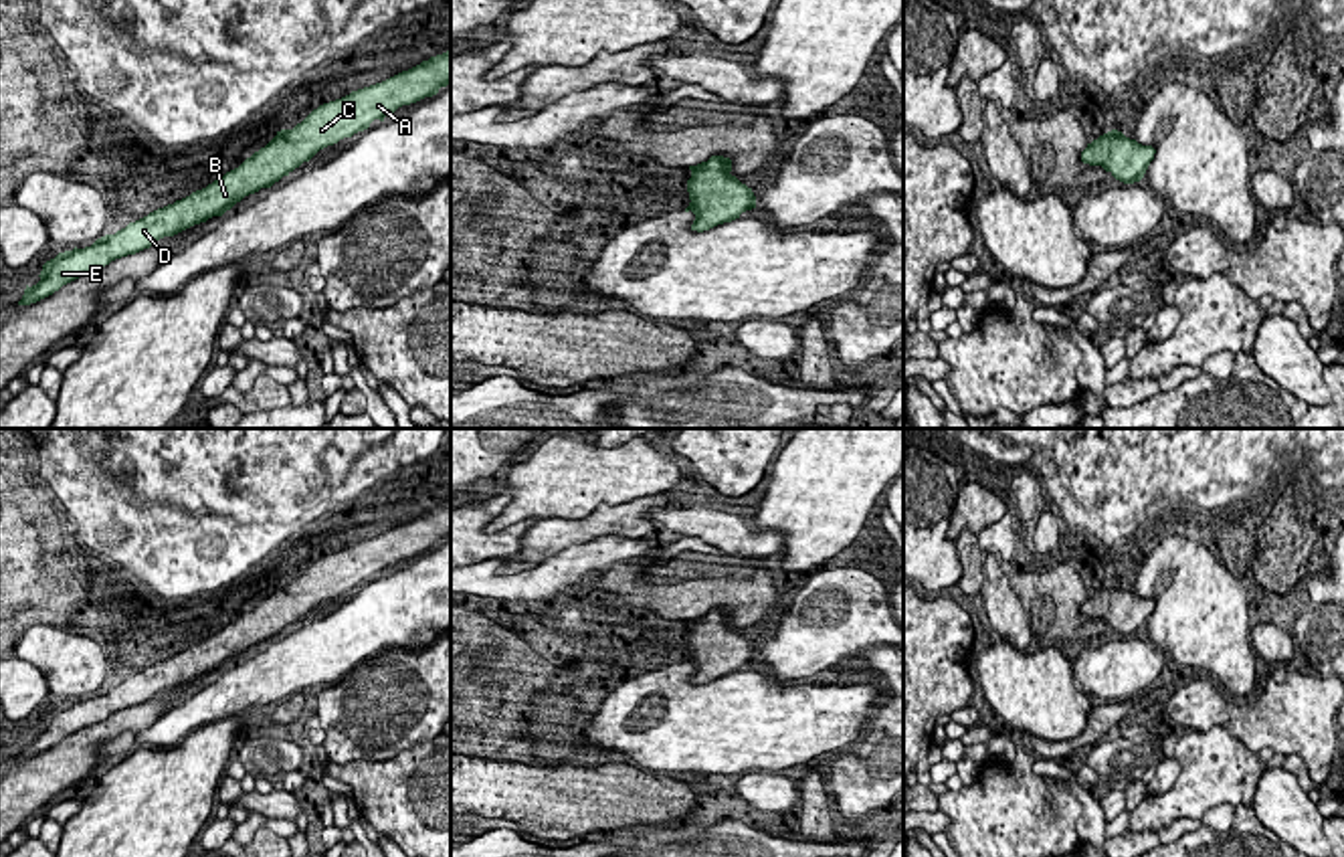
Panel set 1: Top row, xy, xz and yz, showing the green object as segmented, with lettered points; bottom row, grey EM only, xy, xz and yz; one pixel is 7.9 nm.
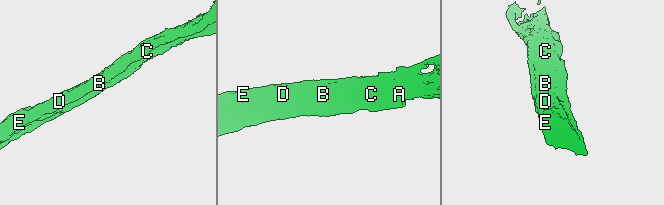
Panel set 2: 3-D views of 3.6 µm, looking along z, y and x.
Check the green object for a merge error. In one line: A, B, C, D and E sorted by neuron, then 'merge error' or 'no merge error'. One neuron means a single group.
groups A B C D E; no merge error

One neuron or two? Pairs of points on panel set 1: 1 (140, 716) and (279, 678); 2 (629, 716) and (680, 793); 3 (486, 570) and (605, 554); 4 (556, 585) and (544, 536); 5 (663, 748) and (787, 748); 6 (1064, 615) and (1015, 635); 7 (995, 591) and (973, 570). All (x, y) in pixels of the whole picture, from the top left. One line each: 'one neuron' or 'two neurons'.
1: two neurons
2: two neurons
3: one neuron
4: two neurons
5: two neurons
6: two neurons
7: two neurons

